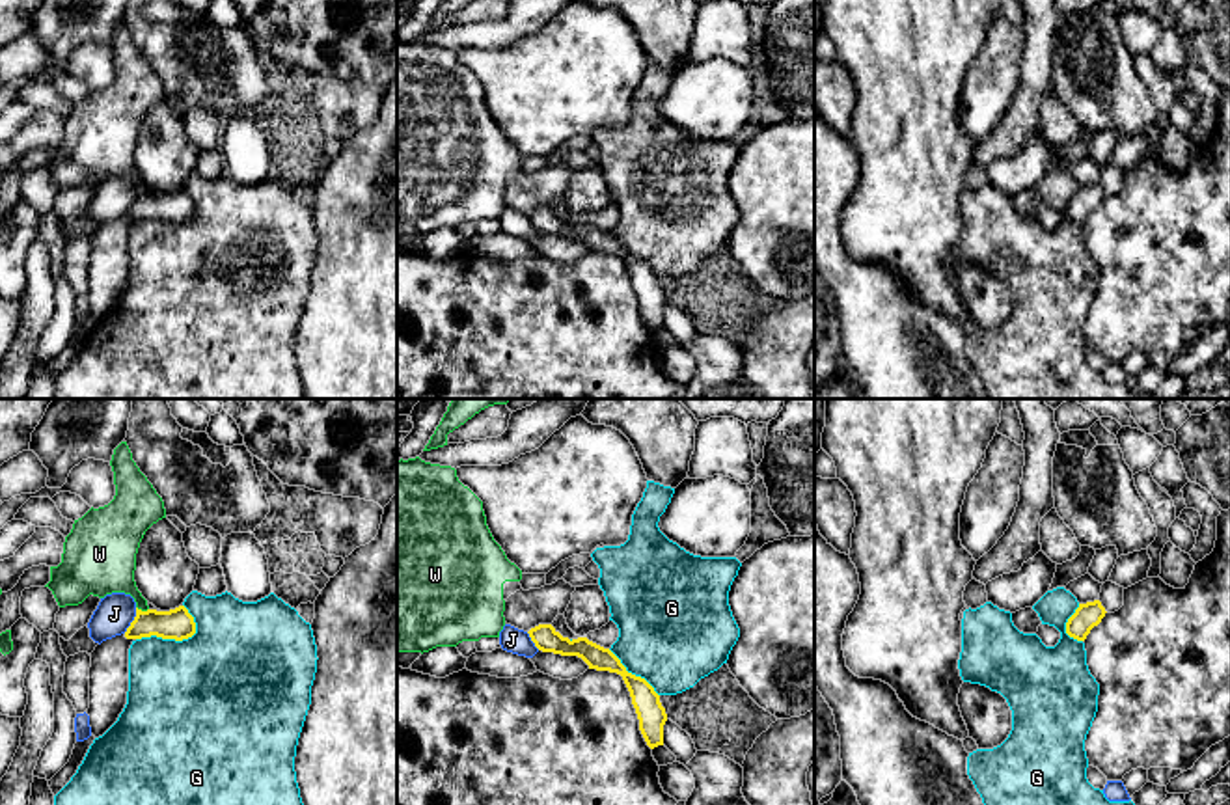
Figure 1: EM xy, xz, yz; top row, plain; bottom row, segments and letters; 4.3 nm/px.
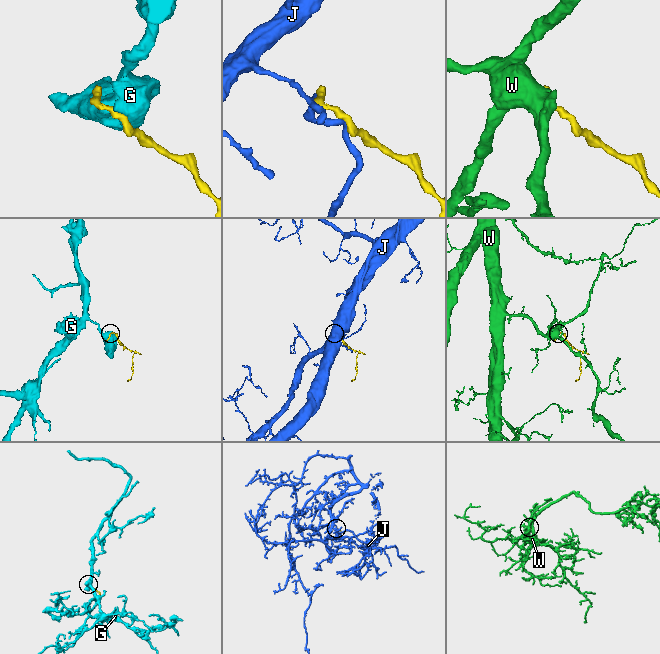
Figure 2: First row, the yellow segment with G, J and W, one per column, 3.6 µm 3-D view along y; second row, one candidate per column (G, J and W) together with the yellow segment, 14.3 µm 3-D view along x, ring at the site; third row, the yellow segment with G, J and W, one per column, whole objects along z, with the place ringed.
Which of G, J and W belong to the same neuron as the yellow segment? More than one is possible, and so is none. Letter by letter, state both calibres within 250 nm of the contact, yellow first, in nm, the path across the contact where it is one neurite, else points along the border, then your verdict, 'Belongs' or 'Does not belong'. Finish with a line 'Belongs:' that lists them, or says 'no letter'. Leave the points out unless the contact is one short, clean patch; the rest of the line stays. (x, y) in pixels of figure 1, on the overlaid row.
G: Thickness 130 nm (yellow) against 460 nm. Does not belong
J: Thickness 130 nm (yellow) against 160 nm. Does not belong
W: Thickness 130 nm (yellow) against 260 nm. Path across: xy (177, 623), (153, 623), (140, 610), (138, 597), (103, 565). Belongs
Belongs: W

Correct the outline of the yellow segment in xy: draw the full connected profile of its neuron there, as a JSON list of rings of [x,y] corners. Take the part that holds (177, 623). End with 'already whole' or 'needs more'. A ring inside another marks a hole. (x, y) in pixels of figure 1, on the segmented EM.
[[[127,442],[114,449],[110,466],[114,499],[75,520],[63,542],[62,563],[50,566],[50,581],[45,587],[52,591],[60,607],[78,606],[89,594],[130,594],[136,617],[125,632],[127,639],[188,639],[196,634],[188,609],[151,609],[134,581],[140,542],[153,524],[166,518],[164,501],[132,460]]]; needs more

